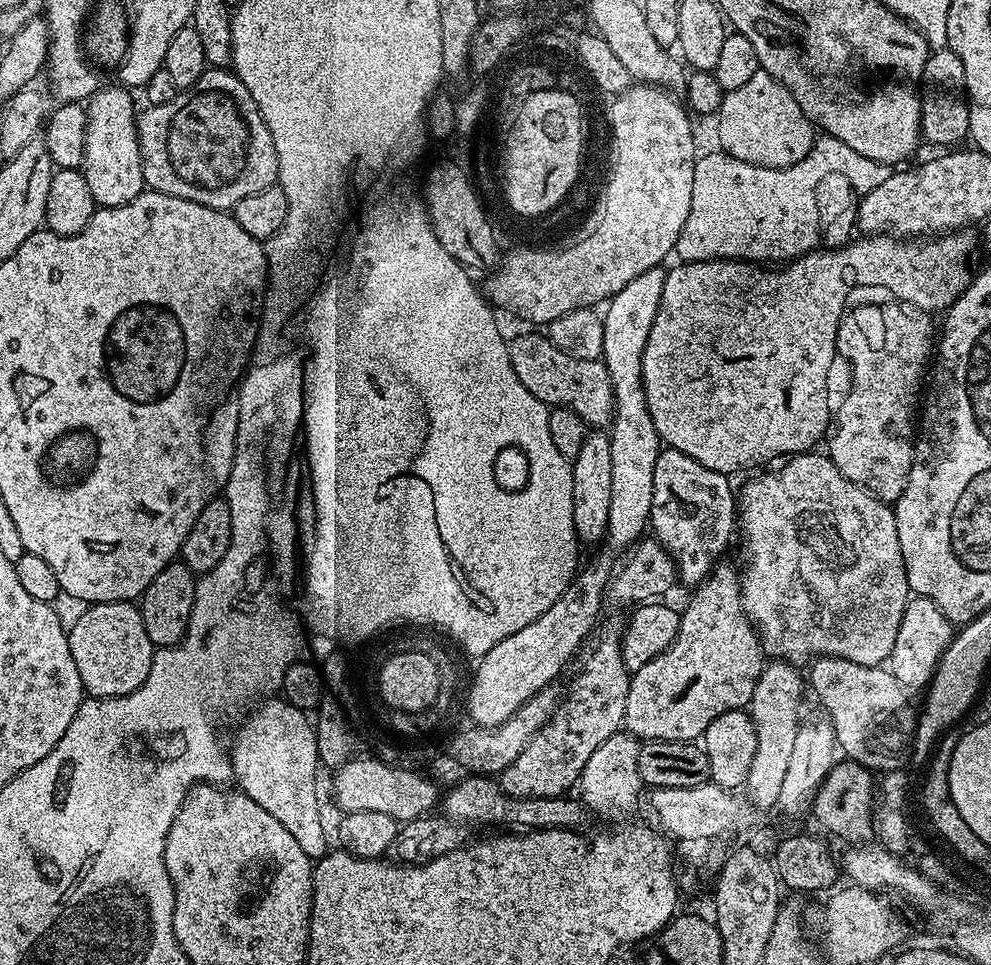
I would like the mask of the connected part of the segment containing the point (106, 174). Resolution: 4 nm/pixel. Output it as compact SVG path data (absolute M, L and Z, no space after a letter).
M101 86L92 93L87 101L88 109L88 137L84 147L84 163L82 171L86 183L90 185L90 194L94 194L97 205L101 208L113 208L130 202L130 198L145 191L144 171L142 170L142 158L140 157L140 143L136 133L136 118L138 107L132 101L133 93L123 86L107 88Z

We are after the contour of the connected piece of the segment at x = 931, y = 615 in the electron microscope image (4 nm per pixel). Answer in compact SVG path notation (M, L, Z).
M913 595L902 614L902 626L898 626L898 638L894 638L894 650L890 657L890 671L905 690L923 689L931 684L944 652L951 646L954 626L934 606L928 596Z

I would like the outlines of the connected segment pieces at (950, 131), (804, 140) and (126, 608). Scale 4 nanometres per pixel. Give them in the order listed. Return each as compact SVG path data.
M938 48L929 55L926 66L924 67L924 79L920 86L920 134L925 141L929 140L932 144L948 144L944 146L956 146L960 139L968 136L968 127L970 126L970 114L968 113L968 87L966 86L966 70L962 66L962 58L958 58L958 54L954 54L952 49Z
M763 70L753 74L738 90L724 93L714 123L719 151L763 168L794 166L810 154L814 143L814 125L802 106L794 102L794 94Z
M115 600L105 604L94 604L83 609L85 612L67 629L70 654L74 654L74 666L78 666L78 678L82 678L82 686L89 697L105 700L115 696L125 696L142 682L146 682L146 674L150 674L154 646L150 642L150 634L146 634L146 626L142 622L142 614L135 603Z

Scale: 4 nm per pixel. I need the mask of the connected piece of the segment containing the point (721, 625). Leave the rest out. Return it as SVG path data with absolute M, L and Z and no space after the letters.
M727 562L712 569L707 580L703 580L680 612L680 625L674 642L654 662L646 662L642 670L631 673L626 694L626 714L623 727L641 742L650 740L686 740L696 742L718 718L718 714L747 709L752 702L754 686L764 673L766 657L760 638L752 621L744 612L740 593L741 573Z

